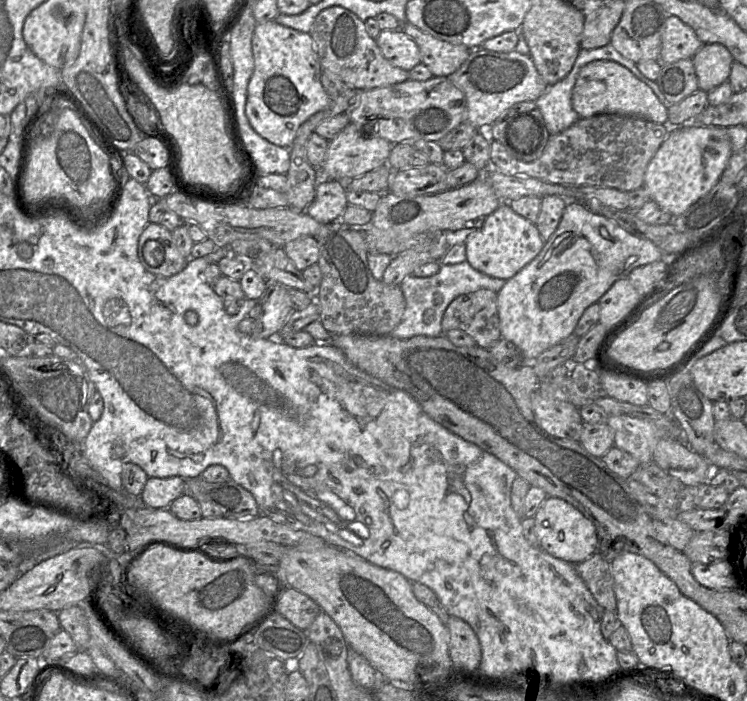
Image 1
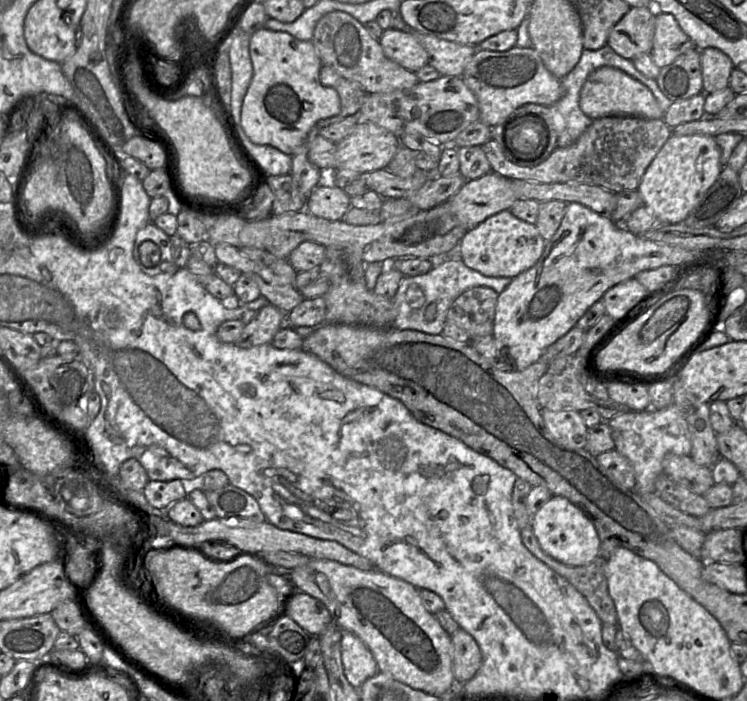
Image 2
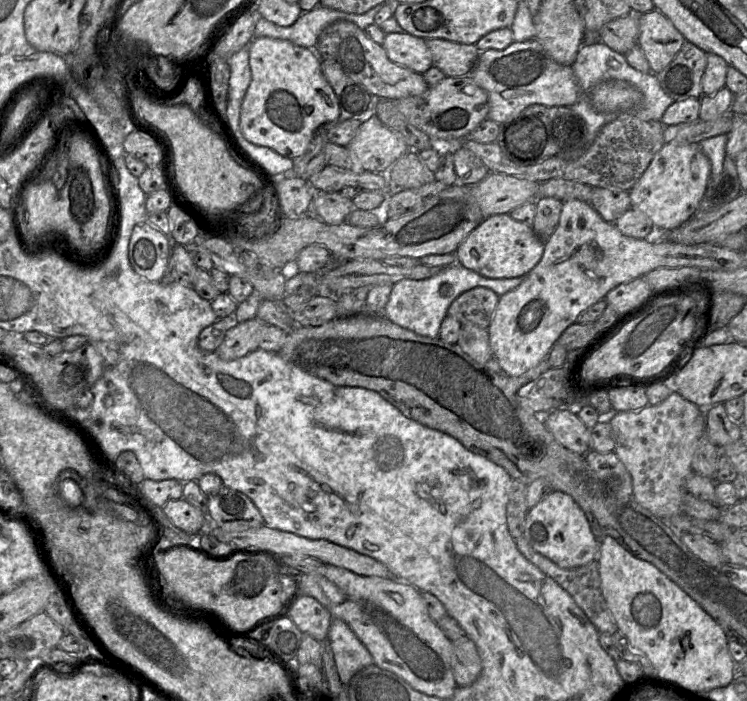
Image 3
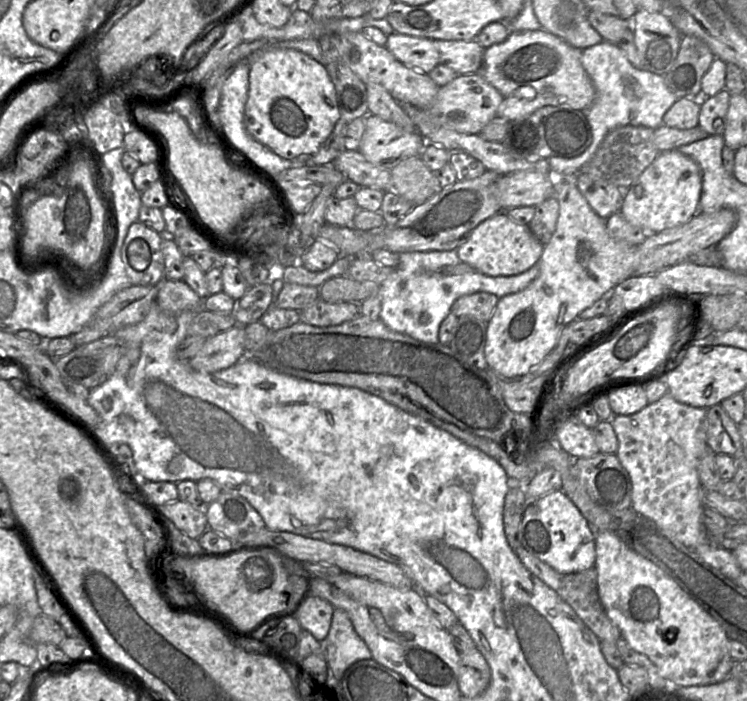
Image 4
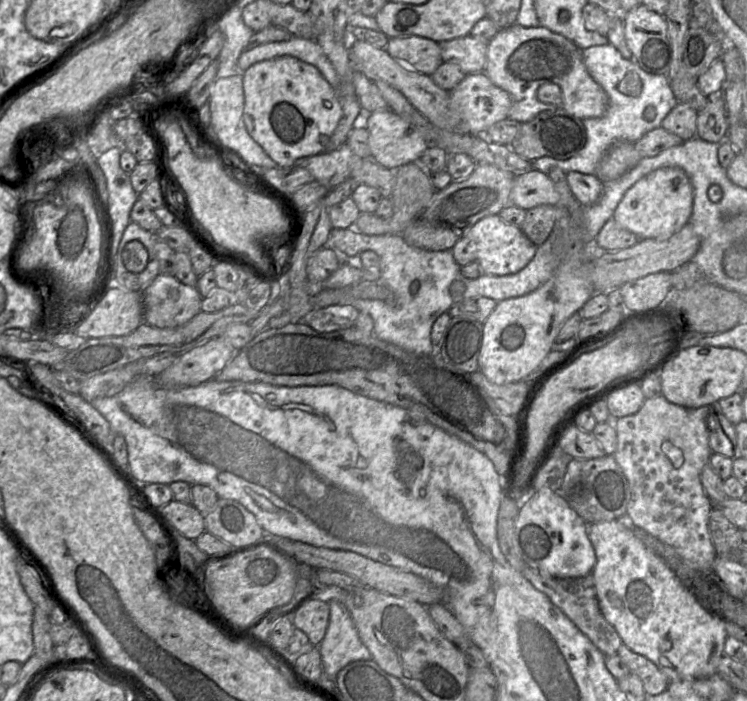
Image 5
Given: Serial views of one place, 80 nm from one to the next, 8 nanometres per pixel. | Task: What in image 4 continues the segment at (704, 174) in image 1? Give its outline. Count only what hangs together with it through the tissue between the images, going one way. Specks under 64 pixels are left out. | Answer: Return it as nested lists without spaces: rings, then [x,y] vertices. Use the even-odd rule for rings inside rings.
[[[677,149],[662,151],[634,182],[623,190],[624,199],[619,211],[626,221],[648,233],[658,233],[682,225],[698,213],[702,174],[696,162]]]

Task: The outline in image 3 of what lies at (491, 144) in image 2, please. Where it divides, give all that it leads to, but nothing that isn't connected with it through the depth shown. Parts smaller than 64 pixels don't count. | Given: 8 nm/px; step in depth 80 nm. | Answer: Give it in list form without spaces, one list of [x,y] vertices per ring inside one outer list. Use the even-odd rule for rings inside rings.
[[[620,114],[599,130],[591,145],[579,157],[561,158],[554,155],[533,165],[519,165],[512,162],[504,155],[497,142],[480,143],[465,138],[458,145],[477,155],[490,173],[505,173],[538,183],[562,178],[593,187],[629,191],[664,145],[664,127],[660,120],[642,120],[633,114]]]

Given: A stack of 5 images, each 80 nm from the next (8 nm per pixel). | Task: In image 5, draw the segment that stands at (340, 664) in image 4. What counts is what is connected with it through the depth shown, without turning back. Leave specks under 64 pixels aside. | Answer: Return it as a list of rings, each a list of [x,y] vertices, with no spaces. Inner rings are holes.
[[[338,601],[329,602],[328,628],[317,646],[323,673],[335,679],[338,672],[351,662],[371,660],[368,648],[361,641],[349,611]]]

